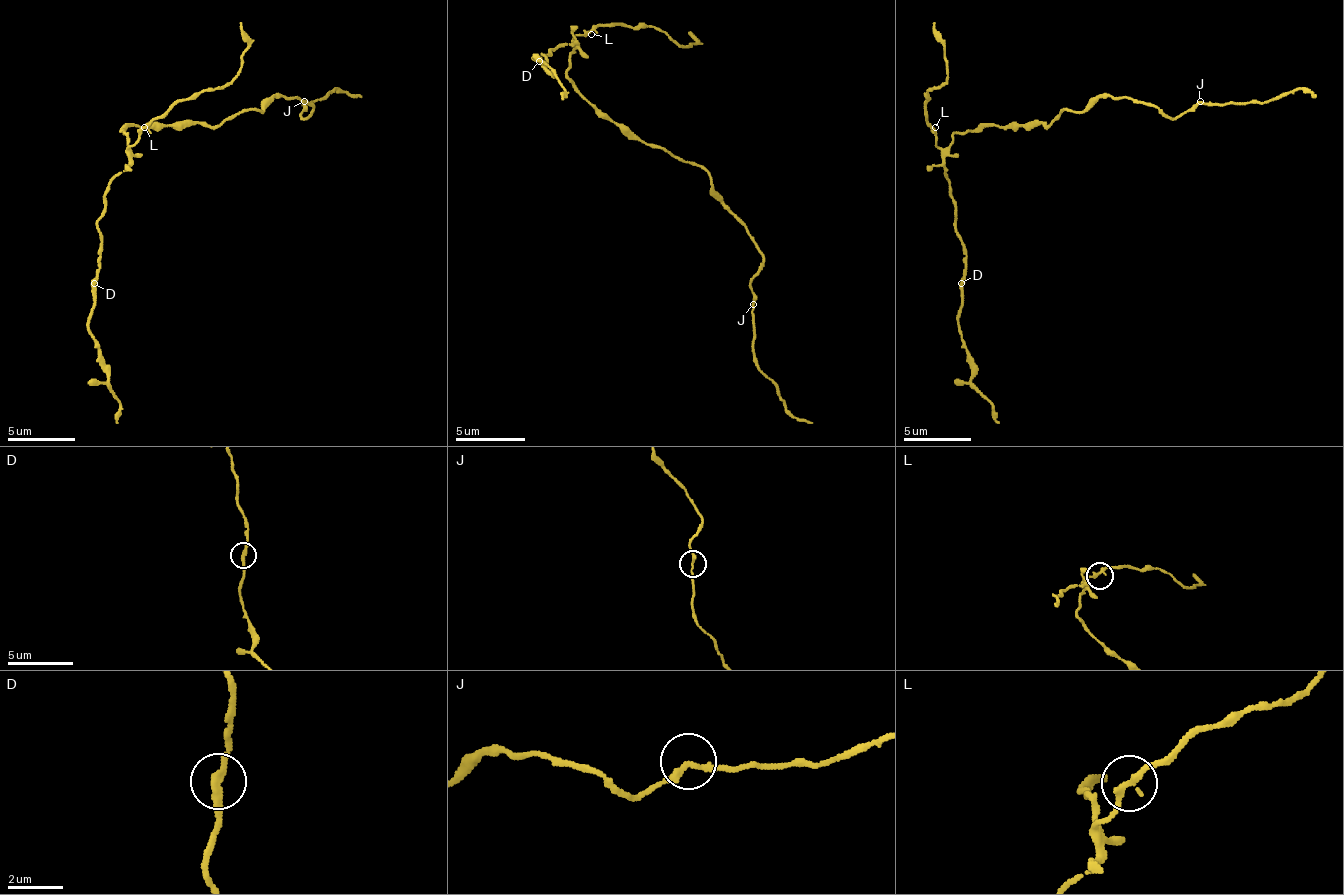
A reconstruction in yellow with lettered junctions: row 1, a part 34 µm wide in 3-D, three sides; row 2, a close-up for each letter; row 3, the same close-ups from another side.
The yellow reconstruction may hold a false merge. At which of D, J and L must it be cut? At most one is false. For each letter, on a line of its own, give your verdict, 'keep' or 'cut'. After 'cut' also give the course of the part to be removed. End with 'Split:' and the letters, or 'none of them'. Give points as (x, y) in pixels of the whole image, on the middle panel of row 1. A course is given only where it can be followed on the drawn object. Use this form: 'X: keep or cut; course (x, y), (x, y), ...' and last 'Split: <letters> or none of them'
D: keep
J: keep
L: keep
Split: none of them

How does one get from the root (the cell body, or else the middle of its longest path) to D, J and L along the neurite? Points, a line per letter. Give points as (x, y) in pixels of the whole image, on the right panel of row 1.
D: (1023, 124), (955, 134), (942, 161), (965, 263), (962, 284)
J: (1023, 124), (1044, 127), (1061, 110), (1088, 110), (1102, 97), (1132, 97), (1170, 117), (1187, 114), (1200, 100)
L: (1023, 124), (979, 127), (965, 134), (955, 134), (945, 148), (935, 144), (935, 127)

